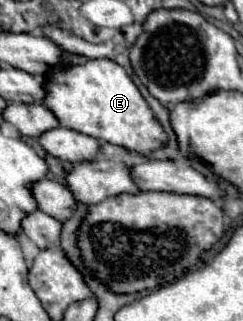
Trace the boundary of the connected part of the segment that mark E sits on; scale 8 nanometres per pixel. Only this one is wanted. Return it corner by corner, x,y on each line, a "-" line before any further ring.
90,60
86,64
72,64
68,68
58,66
54,80
46,82
46,90
48,94
44,98
44,106
54,112
64,128
118,144
144,158
148,158
168,138
138,86
132,82
126,70
112,60

